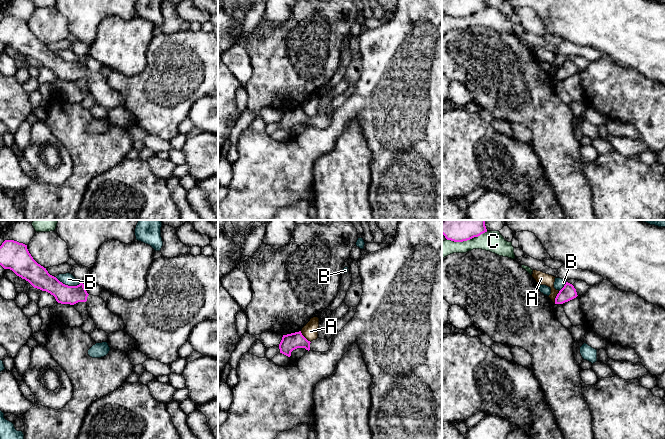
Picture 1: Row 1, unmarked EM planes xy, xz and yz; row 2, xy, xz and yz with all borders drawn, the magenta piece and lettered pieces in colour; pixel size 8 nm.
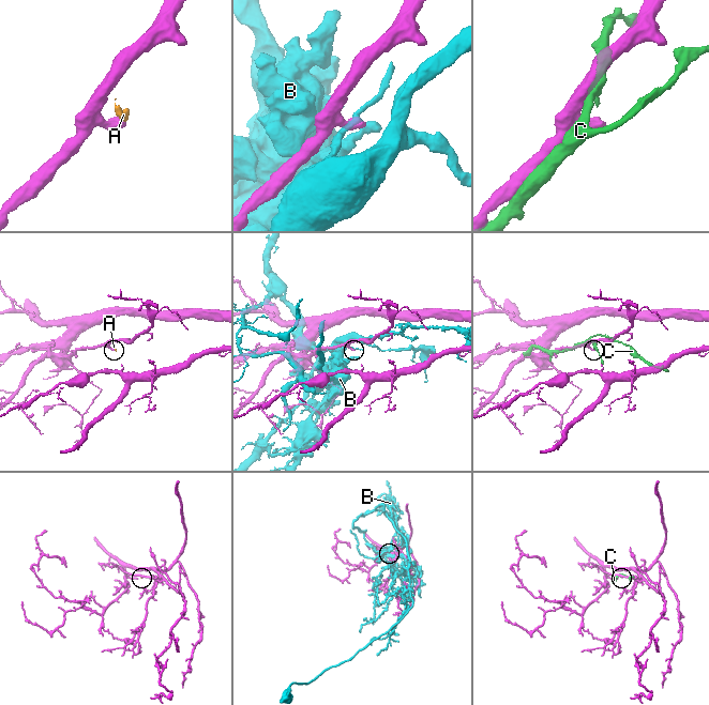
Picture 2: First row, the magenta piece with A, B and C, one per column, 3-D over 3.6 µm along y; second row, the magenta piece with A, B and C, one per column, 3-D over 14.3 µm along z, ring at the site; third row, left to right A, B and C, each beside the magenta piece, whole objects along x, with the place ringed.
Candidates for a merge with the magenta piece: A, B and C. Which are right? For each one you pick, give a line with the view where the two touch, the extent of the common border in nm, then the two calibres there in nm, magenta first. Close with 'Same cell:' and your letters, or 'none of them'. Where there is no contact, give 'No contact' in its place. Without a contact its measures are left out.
Same cell: none of them

